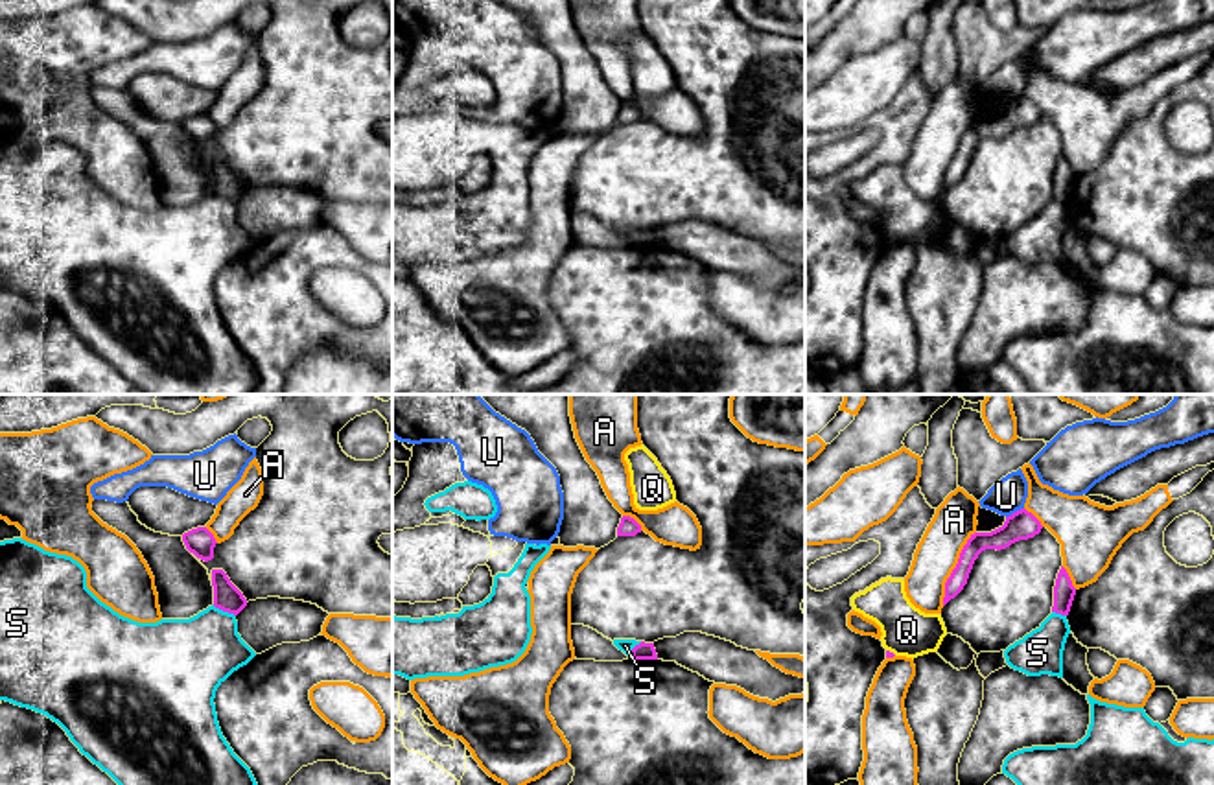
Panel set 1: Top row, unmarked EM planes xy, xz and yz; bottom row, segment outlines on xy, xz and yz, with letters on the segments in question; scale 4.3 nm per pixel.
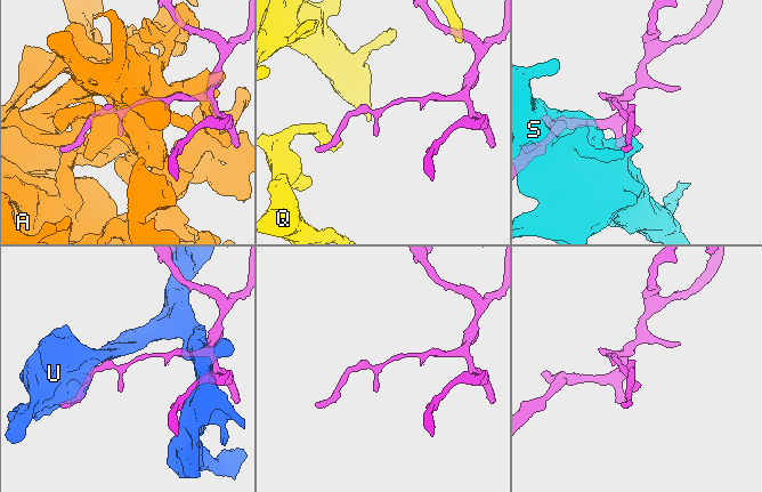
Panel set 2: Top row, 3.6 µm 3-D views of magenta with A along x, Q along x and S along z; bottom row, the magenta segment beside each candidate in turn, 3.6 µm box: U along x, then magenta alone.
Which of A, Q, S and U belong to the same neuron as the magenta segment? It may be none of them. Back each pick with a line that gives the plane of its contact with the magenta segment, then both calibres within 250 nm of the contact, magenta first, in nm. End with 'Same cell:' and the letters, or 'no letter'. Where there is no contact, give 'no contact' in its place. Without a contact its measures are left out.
Same cell: no letter

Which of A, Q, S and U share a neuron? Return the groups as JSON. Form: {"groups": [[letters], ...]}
{"groups": [["A"], ["Q"], ["S"], ["U"]]}

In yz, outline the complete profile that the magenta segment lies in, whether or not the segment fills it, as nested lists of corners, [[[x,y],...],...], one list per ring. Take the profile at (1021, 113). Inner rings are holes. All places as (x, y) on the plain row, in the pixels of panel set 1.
[[[1021,96],[1008,103],[1002,114],[991,120],[971,122],[971,125],[967,127],[960,140],[956,155],[952,157],[951,164],[945,170],[943,193],[963,177],[973,157],[973,151],[982,138],[1006,136],[1019,127],[1033,125],[1035,122],[1041,120],[1041,116],[1043,116],[1041,109],[1026,96]]]

